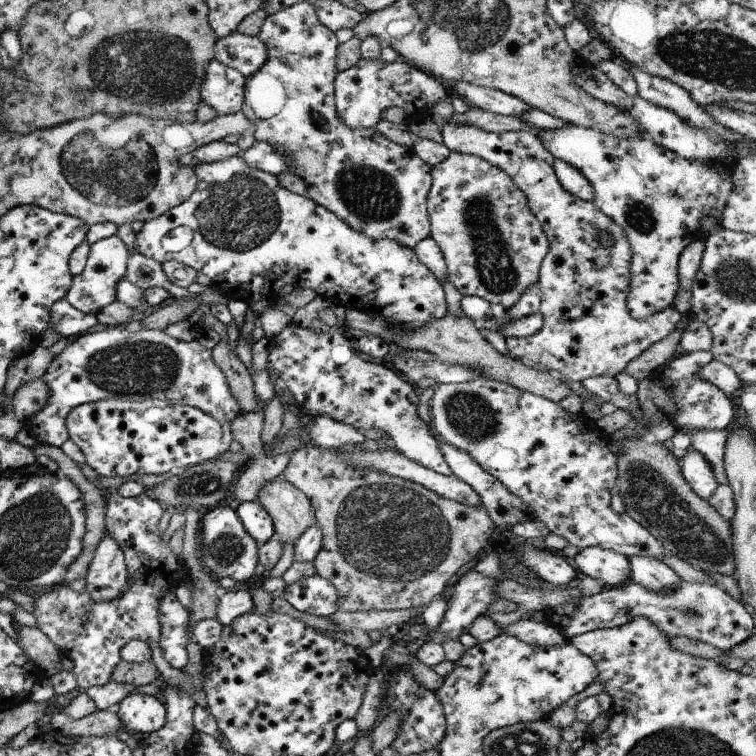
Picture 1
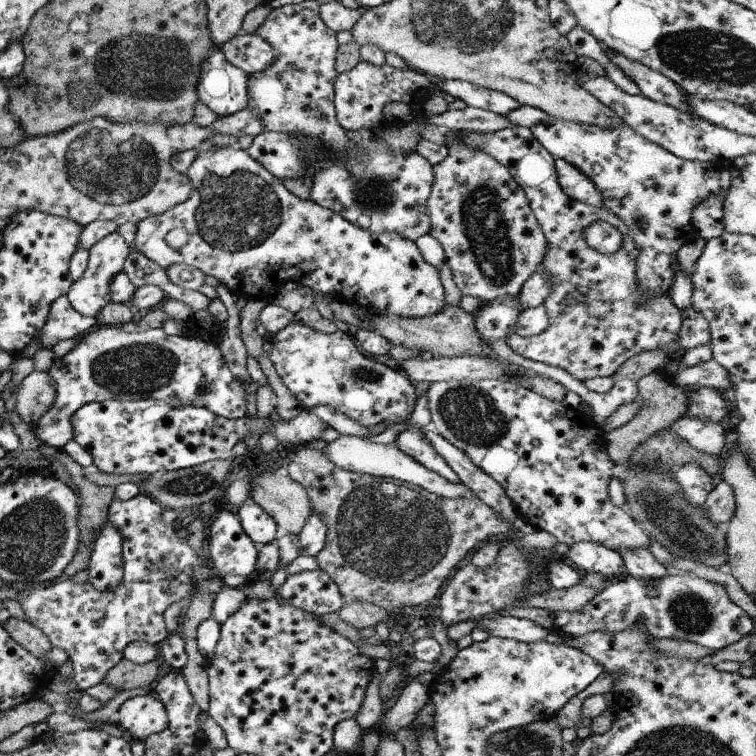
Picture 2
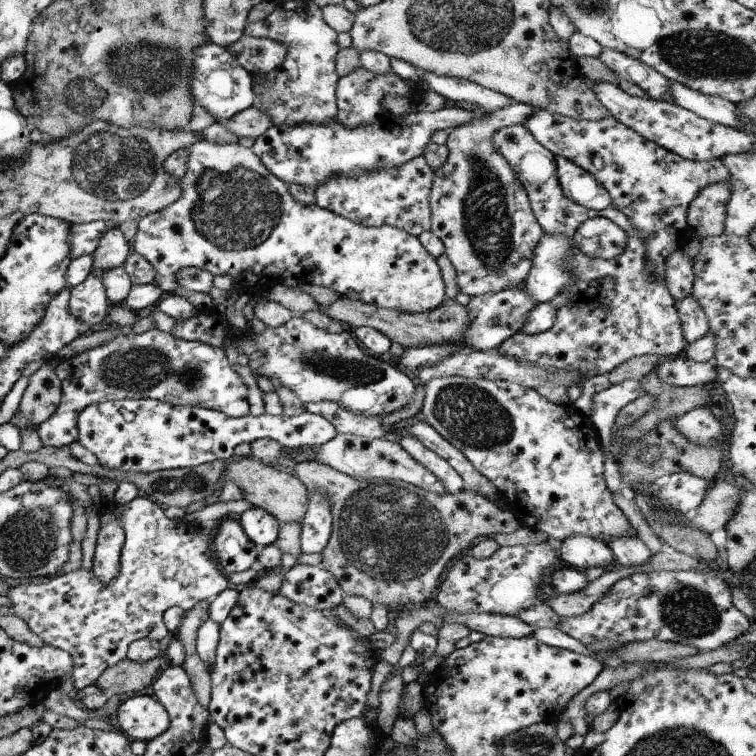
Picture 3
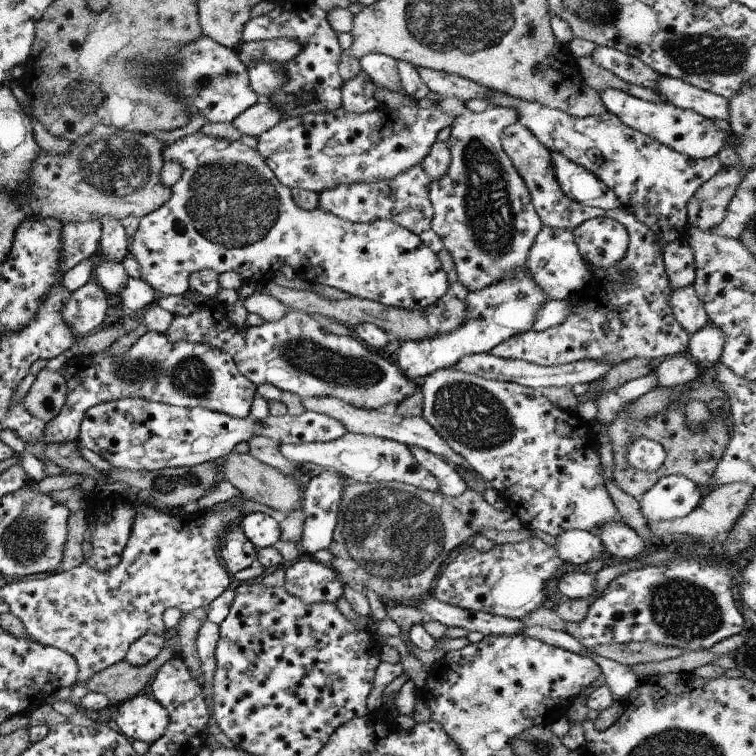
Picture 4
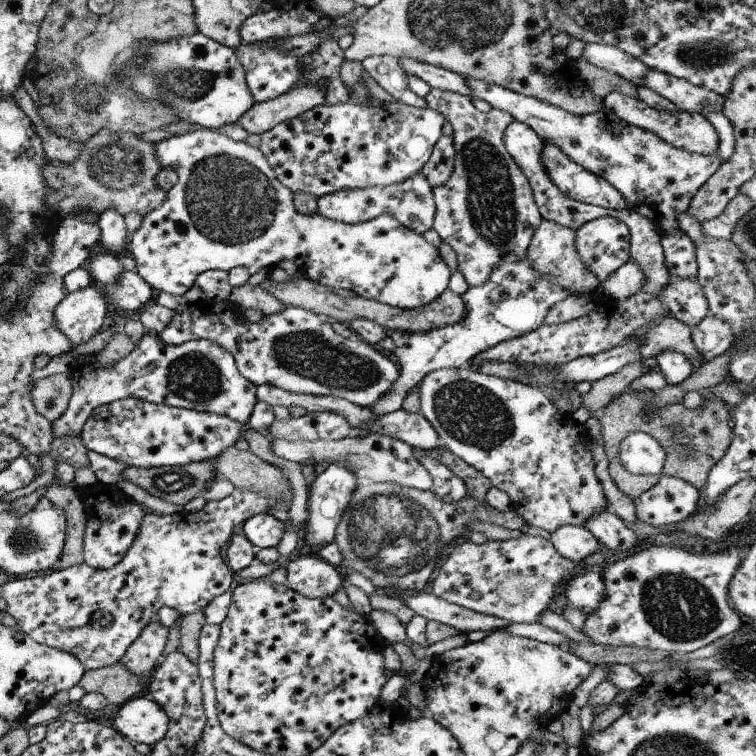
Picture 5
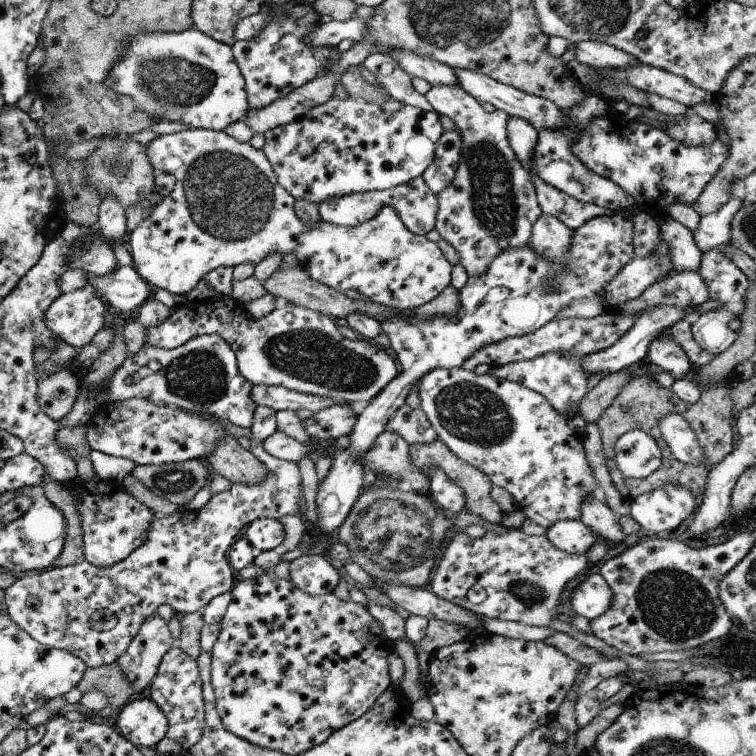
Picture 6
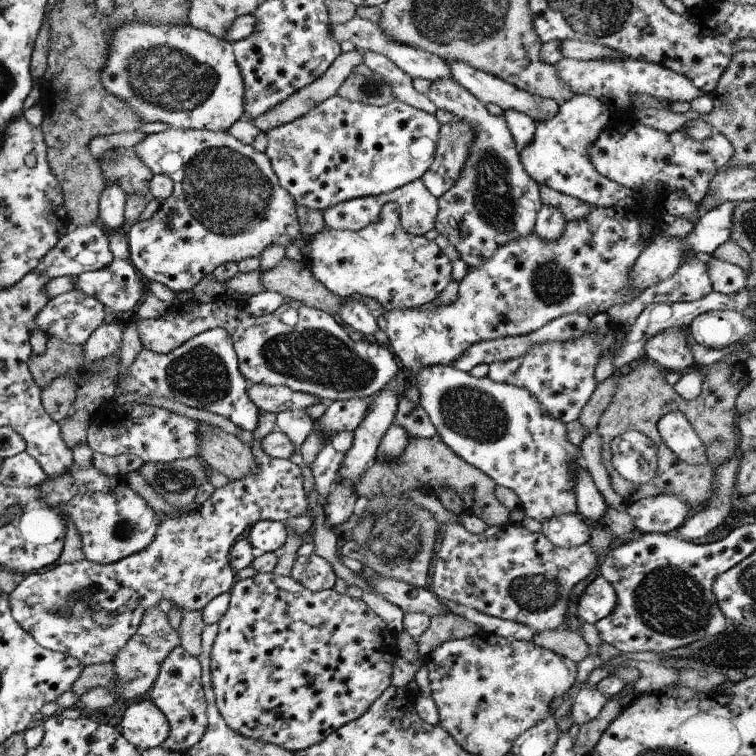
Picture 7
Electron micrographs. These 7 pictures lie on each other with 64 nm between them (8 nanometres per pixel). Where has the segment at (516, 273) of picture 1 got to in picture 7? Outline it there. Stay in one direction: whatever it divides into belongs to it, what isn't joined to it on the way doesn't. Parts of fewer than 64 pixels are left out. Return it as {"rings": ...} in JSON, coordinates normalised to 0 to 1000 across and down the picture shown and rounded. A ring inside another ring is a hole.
{"rings":[[[599,103],[571,108],[565,130],[581,146],[591,146],[602,159],[619,164],[627,181],[615,214],[599,246],[582,261],[574,303],[587,312],[620,356],[648,343],[659,325],[704,307],[706,288],[716,275],[712,243],[694,228],[669,165],[667,151],[649,152],[624,124]]]}

